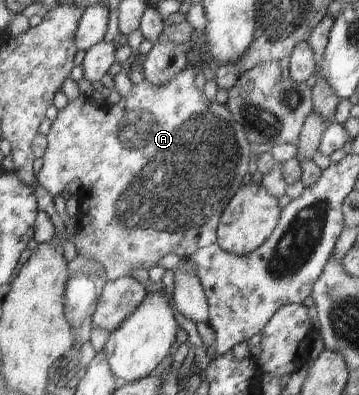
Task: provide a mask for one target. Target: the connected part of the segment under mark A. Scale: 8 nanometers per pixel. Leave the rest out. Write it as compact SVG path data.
M191 62L189 66L183 67L178 73L175 73L175 76L172 76L166 83L154 85L149 80L143 79L142 82L133 84L131 93L126 97L121 97L119 102L114 105L106 102L101 105L94 105L87 96L81 94L75 100L69 101L65 108L59 110L46 135L48 145L45 154L42 156L43 166L36 176L36 180L53 197L65 194L66 186L73 180L82 182L79 194L80 210L78 212L77 232L74 235L77 235L77 238L72 237L71 241L77 247L77 254L95 259L104 268L107 281L130 276L133 268L149 270L167 254L177 254L177 256L181 256L182 260L185 260L199 249L215 244L218 241L216 230L218 229L219 219L226 209L227 203L233 198L238 188L243 185L243 176L247 174L252 153L251 144L247 141L243 127L236 120L233 120L233 115L226 105L209 101L205 97L204 91L195 85L196 73L197 71Z

